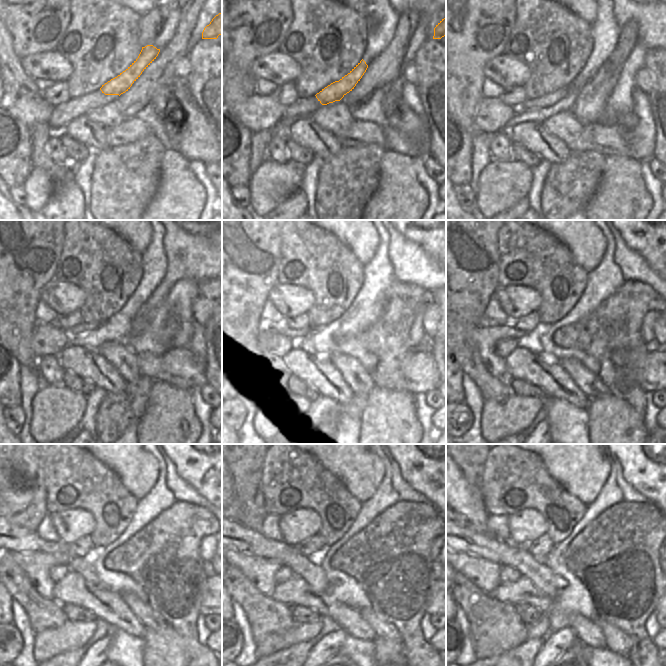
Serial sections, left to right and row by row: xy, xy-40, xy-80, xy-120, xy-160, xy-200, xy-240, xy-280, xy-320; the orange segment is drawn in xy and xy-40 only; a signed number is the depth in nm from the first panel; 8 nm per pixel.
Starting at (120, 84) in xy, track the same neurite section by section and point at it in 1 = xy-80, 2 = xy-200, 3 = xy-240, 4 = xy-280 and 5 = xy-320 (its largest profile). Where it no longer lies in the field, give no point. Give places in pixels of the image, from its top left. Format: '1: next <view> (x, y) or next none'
1: next xy-80 (551, 98)
2: next xy-200 (486, 338)
3: next xy-240 (37, 566)
4: next xy-280 (261, 571)
5: next xy-320 (483, 573)

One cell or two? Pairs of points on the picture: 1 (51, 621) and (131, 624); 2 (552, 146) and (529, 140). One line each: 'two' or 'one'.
1: two
2: one

